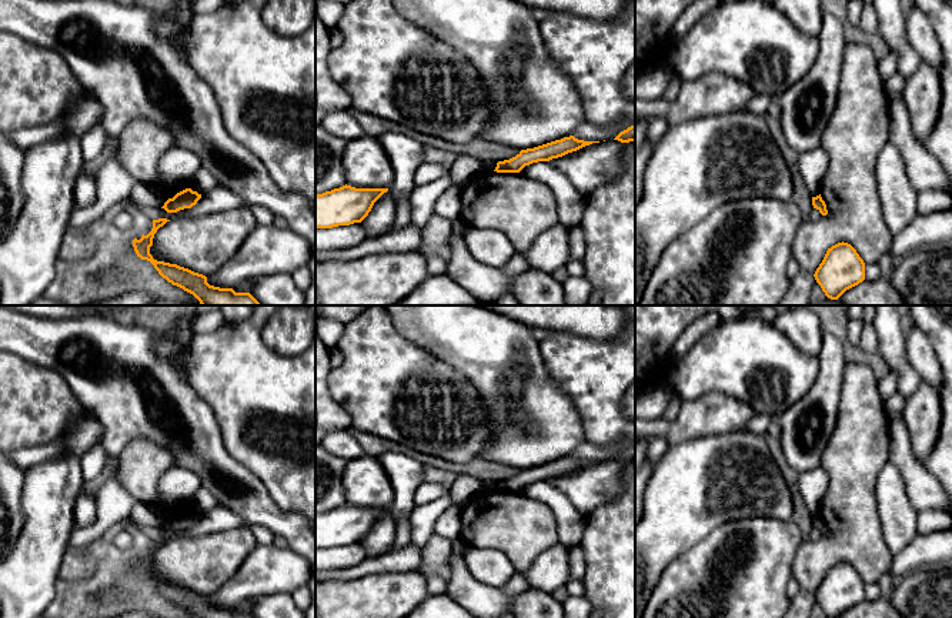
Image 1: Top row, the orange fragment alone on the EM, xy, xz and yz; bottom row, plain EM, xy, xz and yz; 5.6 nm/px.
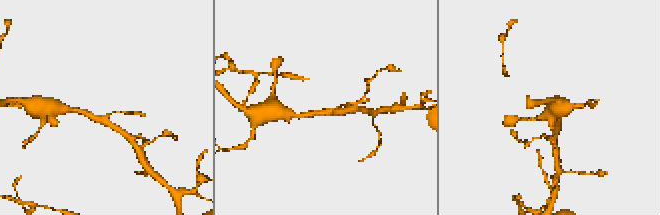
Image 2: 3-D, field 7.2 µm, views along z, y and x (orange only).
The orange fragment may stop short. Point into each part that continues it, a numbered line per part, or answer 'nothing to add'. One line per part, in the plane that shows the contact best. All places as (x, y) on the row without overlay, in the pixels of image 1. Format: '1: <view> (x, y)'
nothing to add

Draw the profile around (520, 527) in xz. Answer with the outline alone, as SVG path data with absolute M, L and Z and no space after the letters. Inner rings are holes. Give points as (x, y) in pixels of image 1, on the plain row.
M482 492L462 504L460 538L470 547L502 551L515 572L558 542L551 507L521 492Z

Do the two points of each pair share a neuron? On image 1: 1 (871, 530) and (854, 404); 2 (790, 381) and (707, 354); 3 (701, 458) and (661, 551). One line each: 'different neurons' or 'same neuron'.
1: same neuron
2: same neuron
3: same neuron

